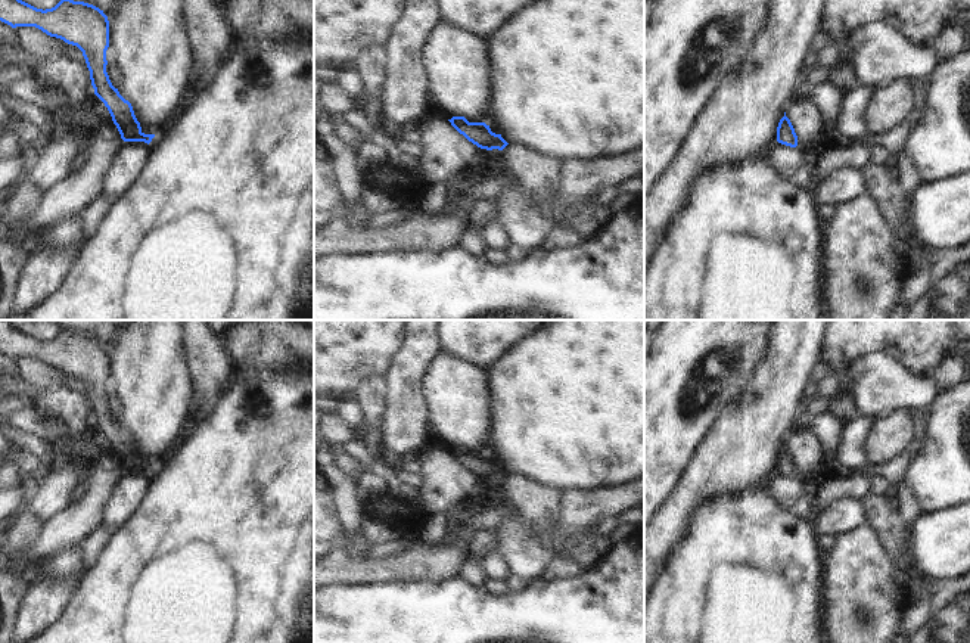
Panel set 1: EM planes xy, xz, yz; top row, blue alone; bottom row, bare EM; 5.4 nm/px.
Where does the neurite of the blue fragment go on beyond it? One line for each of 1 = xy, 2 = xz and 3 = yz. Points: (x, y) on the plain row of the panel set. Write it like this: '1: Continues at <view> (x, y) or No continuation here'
1: No continuation here
2: No continuation here
3: No continuation here.

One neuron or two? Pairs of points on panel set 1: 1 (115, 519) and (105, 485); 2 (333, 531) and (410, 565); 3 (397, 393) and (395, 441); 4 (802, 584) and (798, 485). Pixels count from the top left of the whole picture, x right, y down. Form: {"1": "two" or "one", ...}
{"1": "two", "2": "two", "3": "one", "4": "two"}

